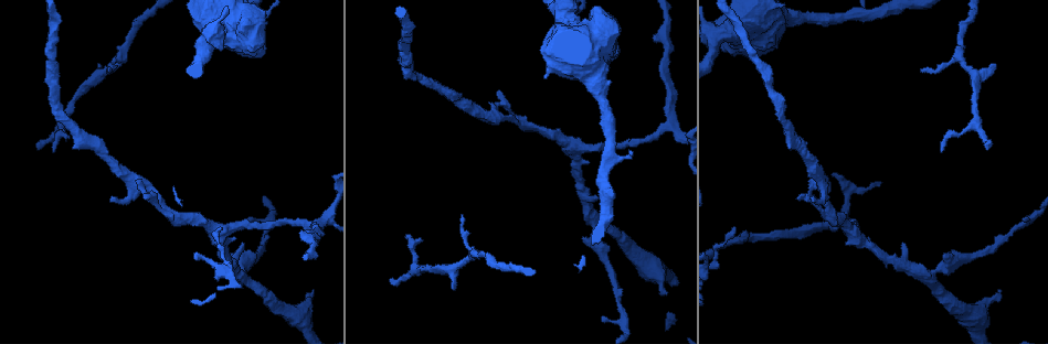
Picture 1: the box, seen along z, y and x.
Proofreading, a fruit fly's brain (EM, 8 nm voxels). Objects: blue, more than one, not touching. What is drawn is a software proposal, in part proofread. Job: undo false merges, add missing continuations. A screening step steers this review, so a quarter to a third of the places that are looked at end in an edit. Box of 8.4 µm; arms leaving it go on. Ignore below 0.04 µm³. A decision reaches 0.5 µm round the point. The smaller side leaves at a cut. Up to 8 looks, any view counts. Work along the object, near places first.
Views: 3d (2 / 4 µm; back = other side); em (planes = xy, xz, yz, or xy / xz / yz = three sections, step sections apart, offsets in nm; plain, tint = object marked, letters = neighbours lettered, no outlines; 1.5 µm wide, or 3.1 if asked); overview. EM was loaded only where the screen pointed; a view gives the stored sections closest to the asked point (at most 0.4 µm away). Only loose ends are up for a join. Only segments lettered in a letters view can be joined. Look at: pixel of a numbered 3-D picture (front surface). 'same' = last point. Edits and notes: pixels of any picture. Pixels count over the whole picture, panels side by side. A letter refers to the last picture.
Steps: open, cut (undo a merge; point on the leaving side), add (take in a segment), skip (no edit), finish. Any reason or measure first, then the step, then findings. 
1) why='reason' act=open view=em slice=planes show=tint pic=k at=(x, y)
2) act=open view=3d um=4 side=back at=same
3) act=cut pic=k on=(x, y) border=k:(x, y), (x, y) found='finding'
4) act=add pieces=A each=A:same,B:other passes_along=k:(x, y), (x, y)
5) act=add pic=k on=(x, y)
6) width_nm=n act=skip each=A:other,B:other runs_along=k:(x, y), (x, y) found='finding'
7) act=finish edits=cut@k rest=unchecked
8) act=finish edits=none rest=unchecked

why='free end' act=open view=em slice=planes show=plain pic=1 at=(666, 294)

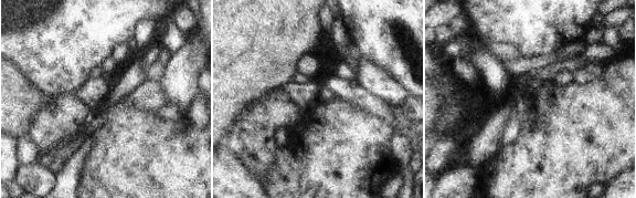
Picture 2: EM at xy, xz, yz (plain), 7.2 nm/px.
act=open view=em slice=planes show=letters at=same

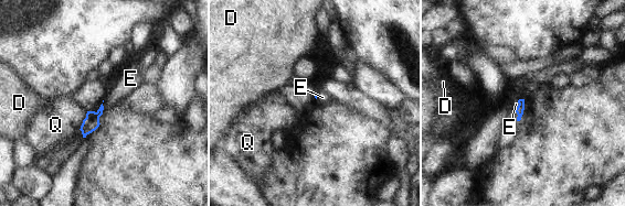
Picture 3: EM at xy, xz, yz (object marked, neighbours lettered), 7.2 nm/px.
longest_contact=Q:150nm act=add pieces=E each=D:other,E:same,Q:other found='it goes on there'

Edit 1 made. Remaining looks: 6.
why='branch stops here' act=open view=3d um=4 pic=1 at=(250, 218)

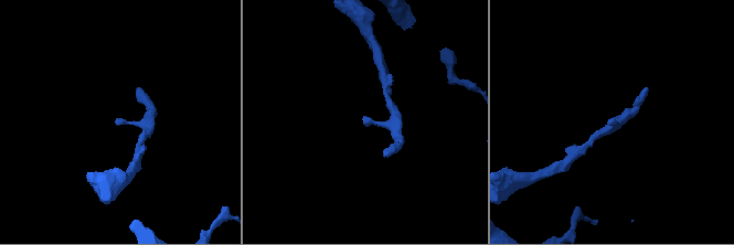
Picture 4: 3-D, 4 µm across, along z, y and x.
why='need the tissue' act=open view=em slice=xy step=4 show=letters pic=4 at=(367, 116)

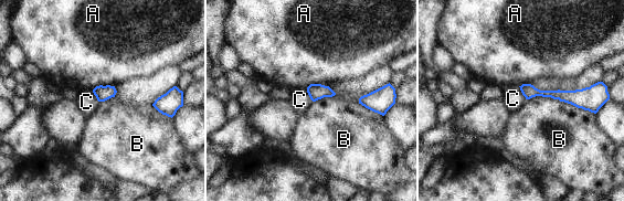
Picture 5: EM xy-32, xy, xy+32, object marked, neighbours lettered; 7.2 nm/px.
act=open view=em slice=planes show=letters at=same

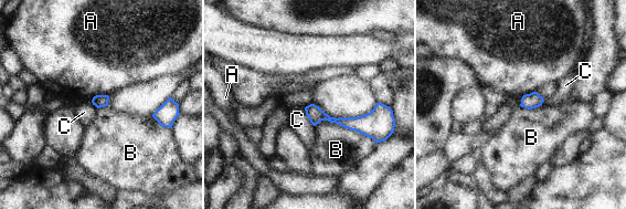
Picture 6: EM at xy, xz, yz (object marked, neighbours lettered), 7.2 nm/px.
longest_contact=B:480nm act=skip each=A:other,B:other,C:other border=6:(315, 125), (335, 122), (377, 143) found='no lettered segment goes on from it'

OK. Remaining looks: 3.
why='thin end' act=open view=3d um=2 pic=1 at=(38, 146)

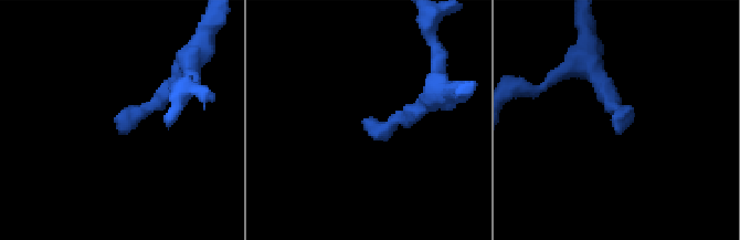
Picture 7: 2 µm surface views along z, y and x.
act=open view=em slice=planes show=letters pic=7 at=(364, 121)

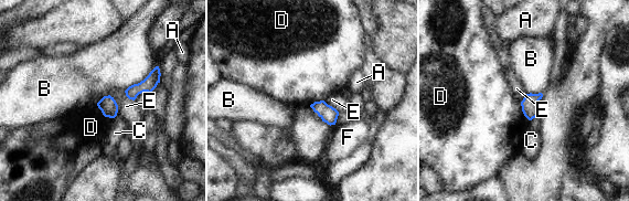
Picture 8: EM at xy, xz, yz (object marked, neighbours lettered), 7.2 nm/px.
width_nm=120 act=skip each=A:other,B:other,C:other,D:other,E:other,F:other border=8:(96, 104), (105, 116), (113, 118) found='none of them fits'

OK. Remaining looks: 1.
act=finish edits=add@3 rest=unchecked

